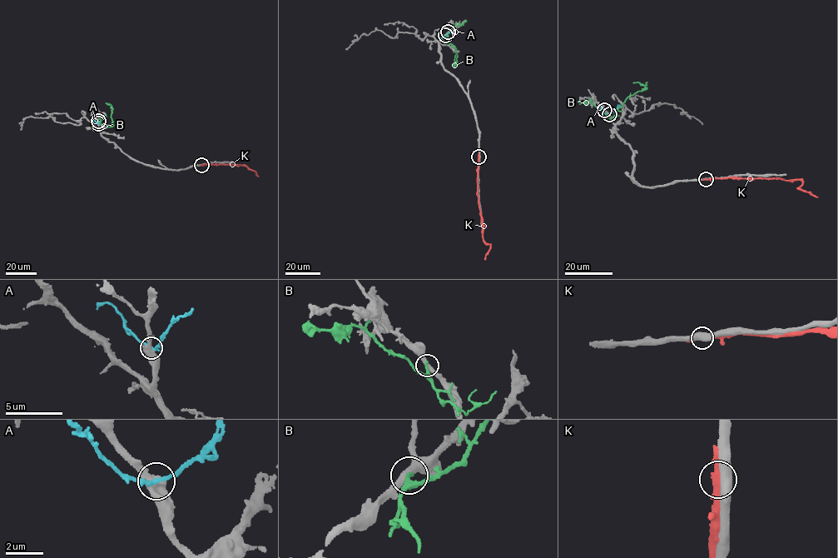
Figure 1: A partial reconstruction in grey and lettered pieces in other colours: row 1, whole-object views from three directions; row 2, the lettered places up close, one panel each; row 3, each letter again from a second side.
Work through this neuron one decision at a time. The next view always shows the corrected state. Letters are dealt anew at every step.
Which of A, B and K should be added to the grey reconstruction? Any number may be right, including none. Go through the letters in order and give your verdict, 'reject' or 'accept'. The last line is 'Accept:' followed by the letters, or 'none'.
A: reject
B: reject
K: reject
Accept: none

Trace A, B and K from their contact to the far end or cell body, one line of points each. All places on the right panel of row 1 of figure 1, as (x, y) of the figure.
A: (609, 114), (617, 105), (620, 106)
B: (604, 110), (607, 117), (614, 119), (616, 112), (628, 97), (645, 87), (638, 82), (633, 82)
K: (706, 179), (802, 179), (799, 189), (817, 197)

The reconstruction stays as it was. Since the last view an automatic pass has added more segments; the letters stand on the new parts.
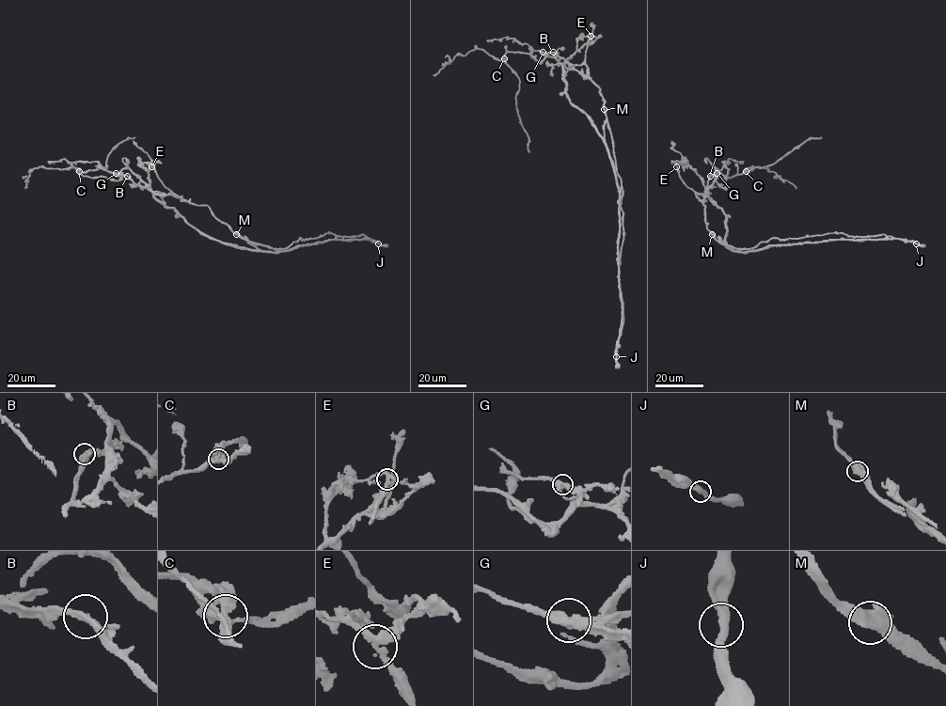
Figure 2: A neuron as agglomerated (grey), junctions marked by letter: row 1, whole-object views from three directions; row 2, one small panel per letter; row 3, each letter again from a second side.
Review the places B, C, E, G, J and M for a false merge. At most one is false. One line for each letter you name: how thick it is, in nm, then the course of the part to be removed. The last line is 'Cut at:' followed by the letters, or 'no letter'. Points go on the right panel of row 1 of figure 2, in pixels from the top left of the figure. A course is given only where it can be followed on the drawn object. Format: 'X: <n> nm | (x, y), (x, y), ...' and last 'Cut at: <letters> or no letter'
G: 360 nm | (717, 173), (704, 196), (696, 194), (707, 228), (733, 247), (828, 233), (907, 242)
Cut at: G

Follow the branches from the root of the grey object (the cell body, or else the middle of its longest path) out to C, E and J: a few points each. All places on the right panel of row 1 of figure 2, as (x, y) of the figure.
C: (727, 236), (725, 216), (712, 203), (708, 190), (716, 178), (716, 168), (725, 180), (725, 177), (746, 171)
E: (727, 236), (725, 216), (721, 208), (712, 203), (702, 179), (685, 164), (679, 163), (676, 166)
J: (727, 236), (723, 242), (726, 245), (740, 252), (832, 240), (897, 238), (916, 243)

